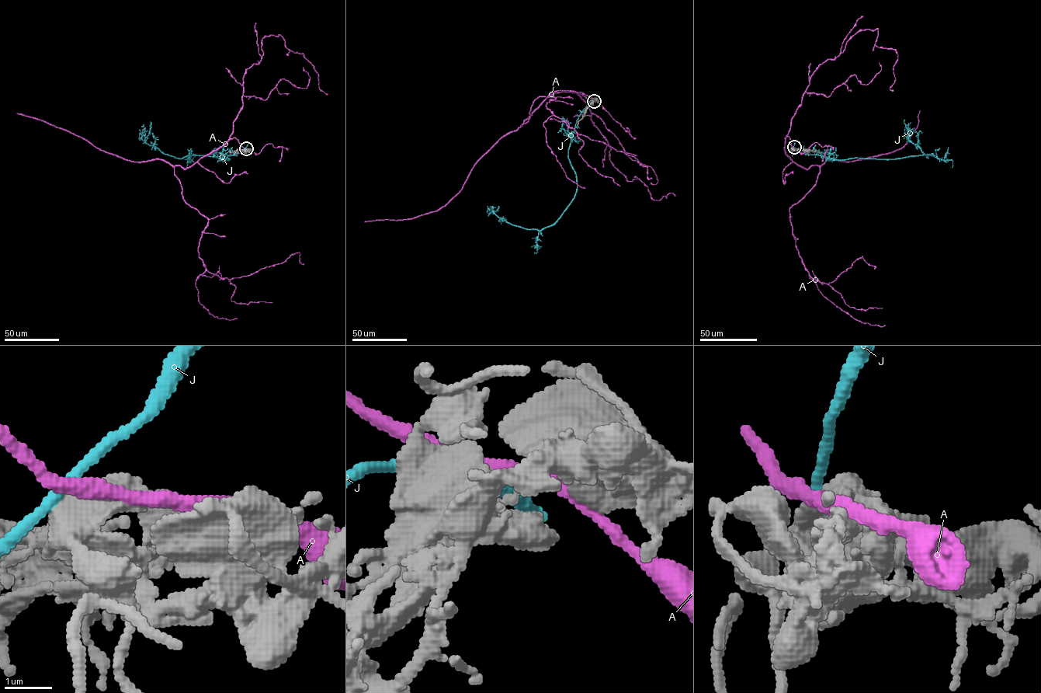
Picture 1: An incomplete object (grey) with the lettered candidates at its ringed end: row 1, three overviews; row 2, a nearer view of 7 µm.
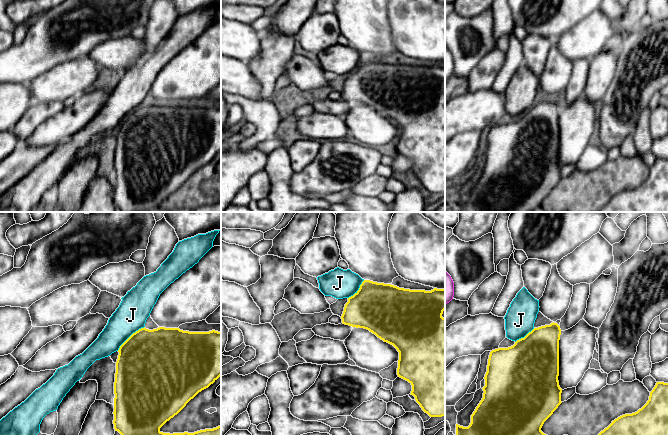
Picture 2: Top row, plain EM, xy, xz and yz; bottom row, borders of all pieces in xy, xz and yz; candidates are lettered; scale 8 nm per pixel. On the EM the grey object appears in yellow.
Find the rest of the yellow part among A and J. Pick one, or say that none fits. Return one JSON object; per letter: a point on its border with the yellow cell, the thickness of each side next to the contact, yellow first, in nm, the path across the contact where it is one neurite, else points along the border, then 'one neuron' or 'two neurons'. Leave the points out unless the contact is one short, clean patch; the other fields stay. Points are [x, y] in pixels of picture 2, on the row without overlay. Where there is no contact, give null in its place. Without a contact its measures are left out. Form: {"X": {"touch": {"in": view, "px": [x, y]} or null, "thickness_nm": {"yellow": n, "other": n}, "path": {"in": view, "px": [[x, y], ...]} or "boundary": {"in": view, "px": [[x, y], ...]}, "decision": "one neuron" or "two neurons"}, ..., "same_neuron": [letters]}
{"A": {"touch": null, "decision": "two neurons"}, "J": {"touch": {"in": "xy", "px": [130, 112]}, "thickness_nm": {"yellow": 500, "other": 260}, "boundary": {"in": "xy", "px": [[144, 102], [136, 106], [117, 126]]}, "decision": "two neurons"}, "same_neuron": []}

